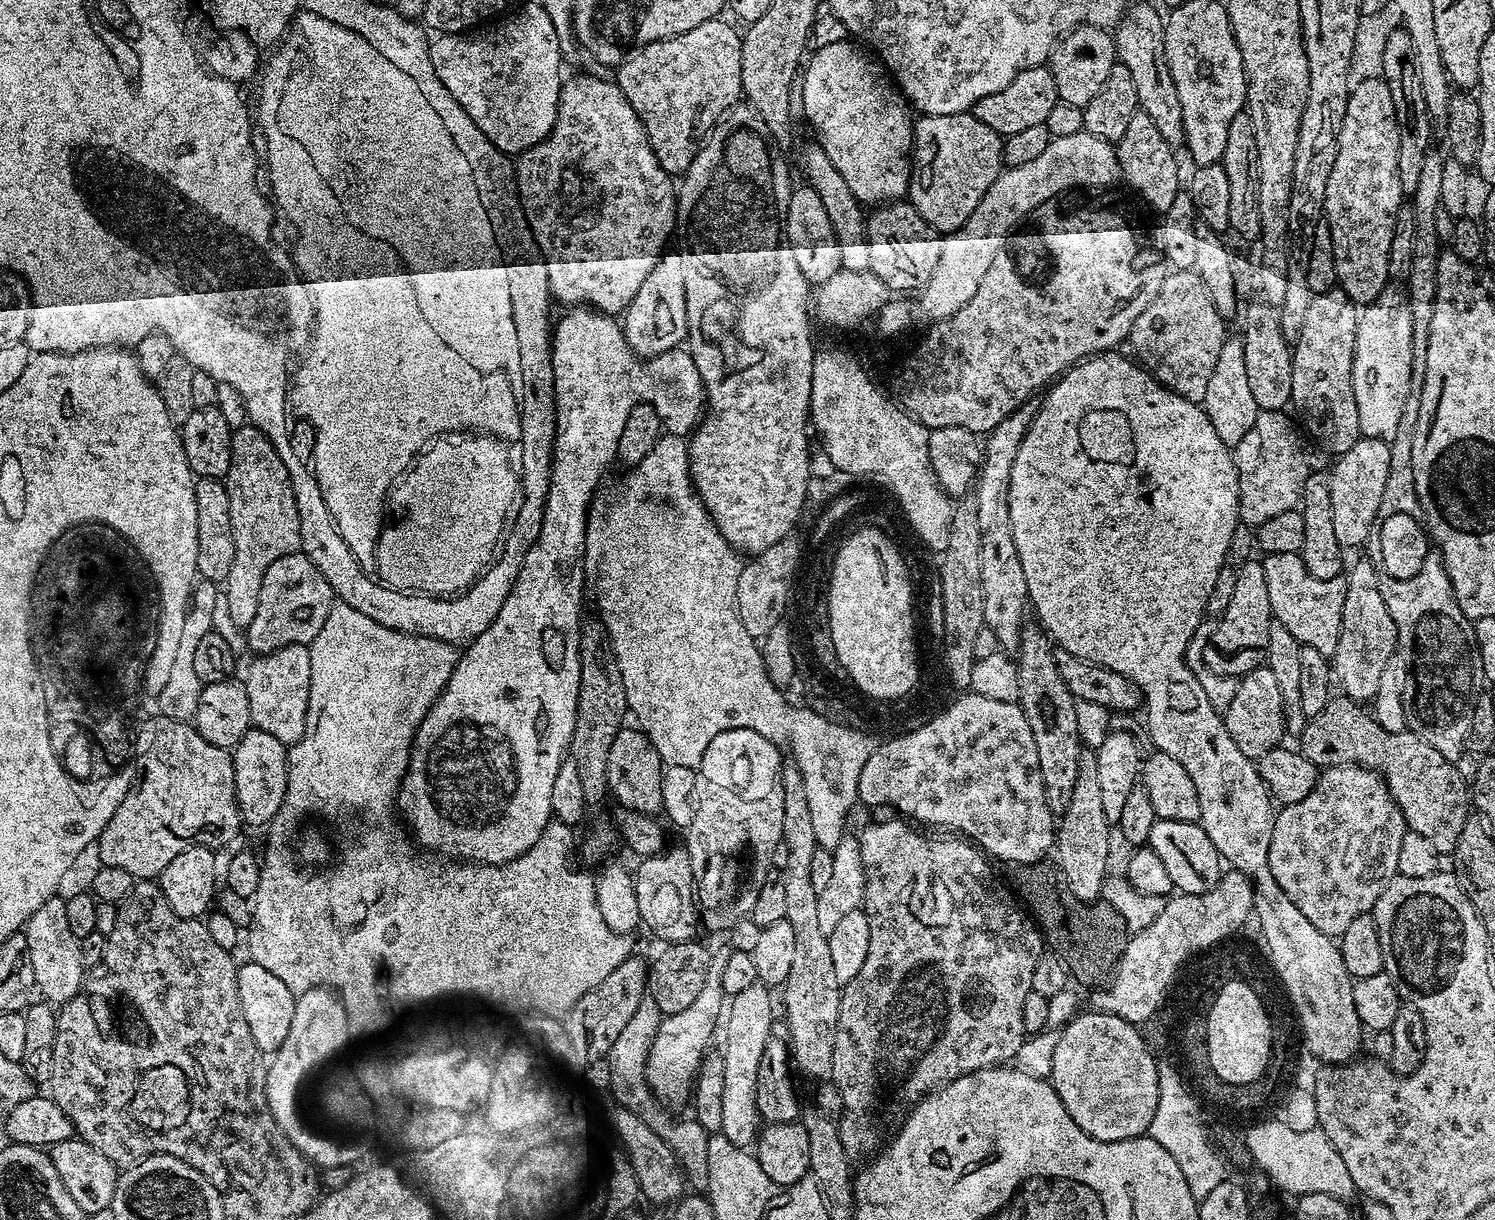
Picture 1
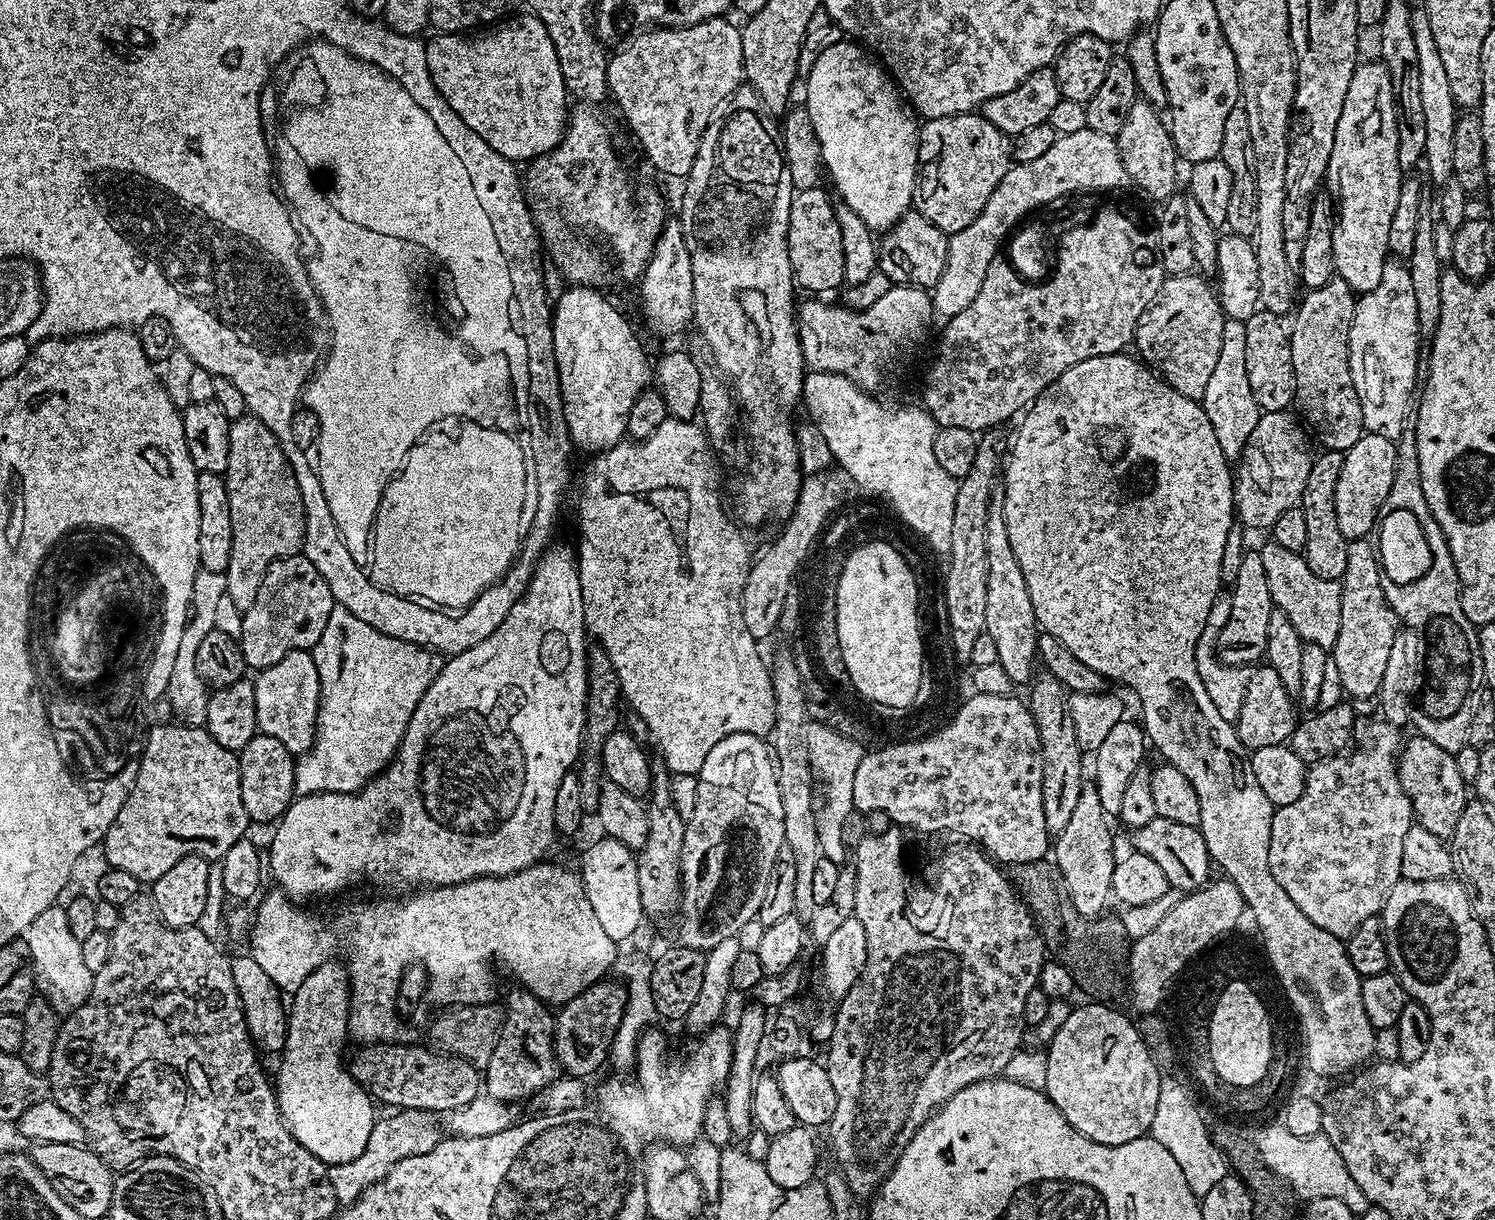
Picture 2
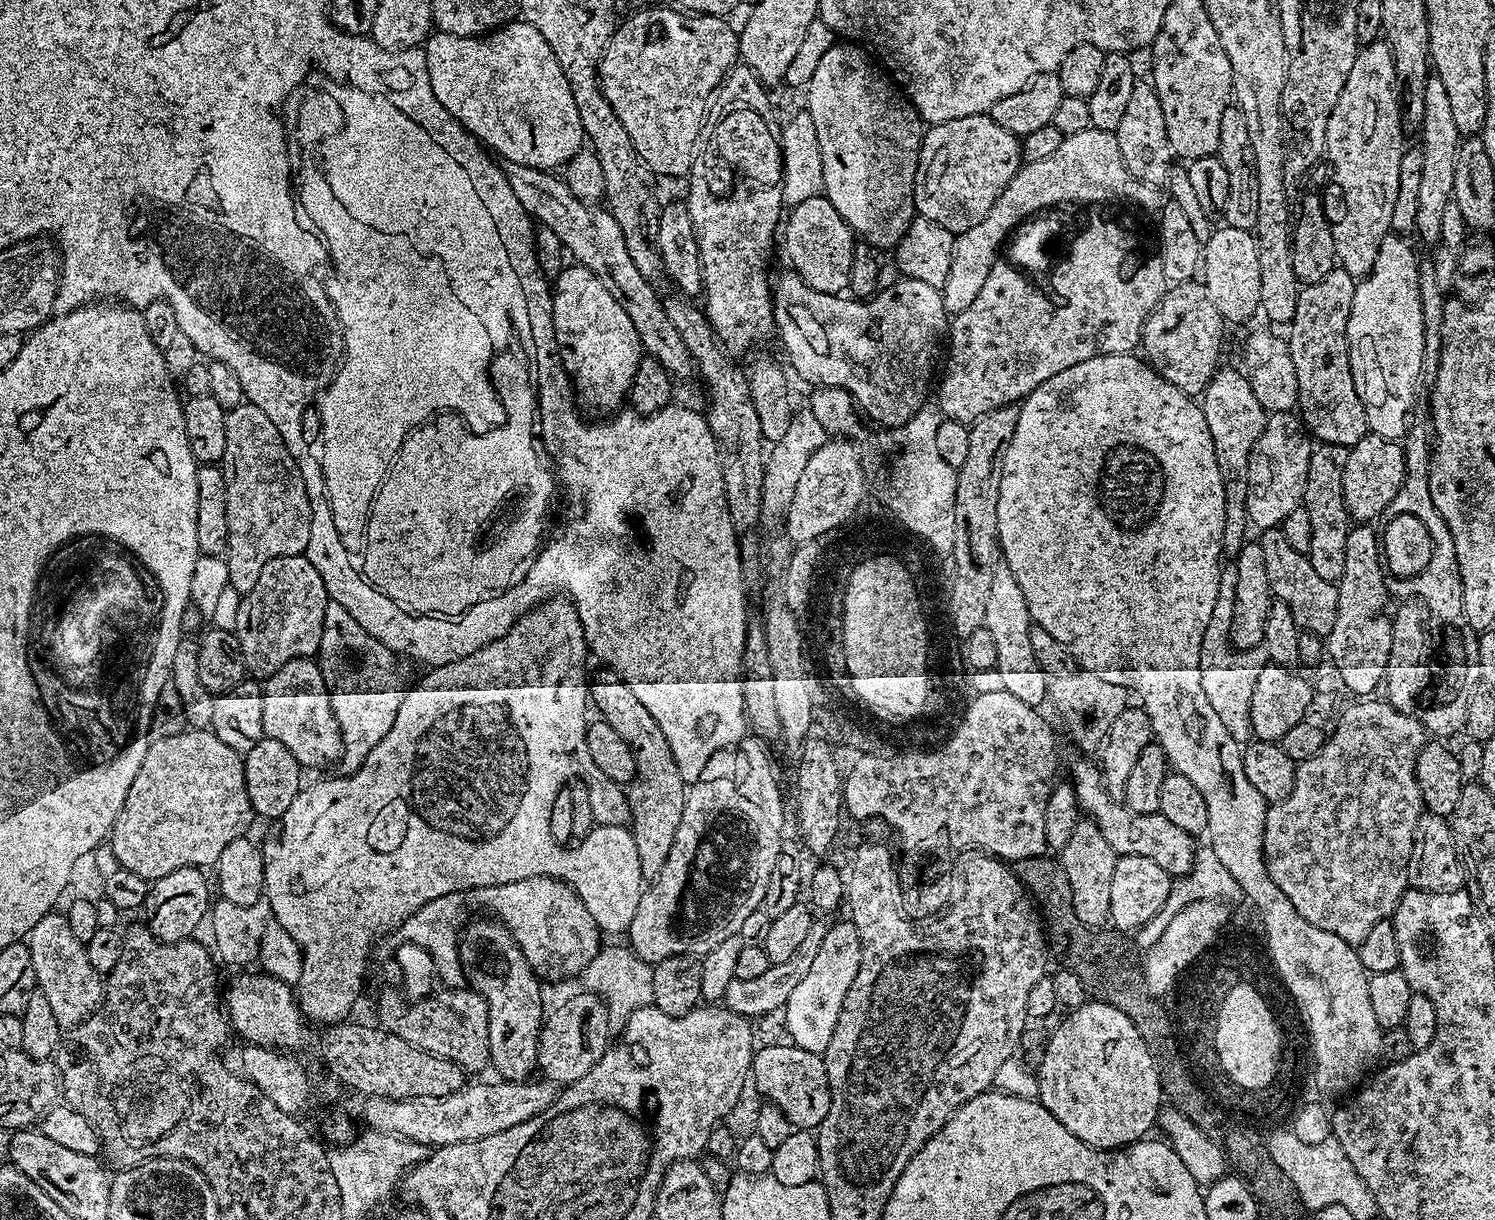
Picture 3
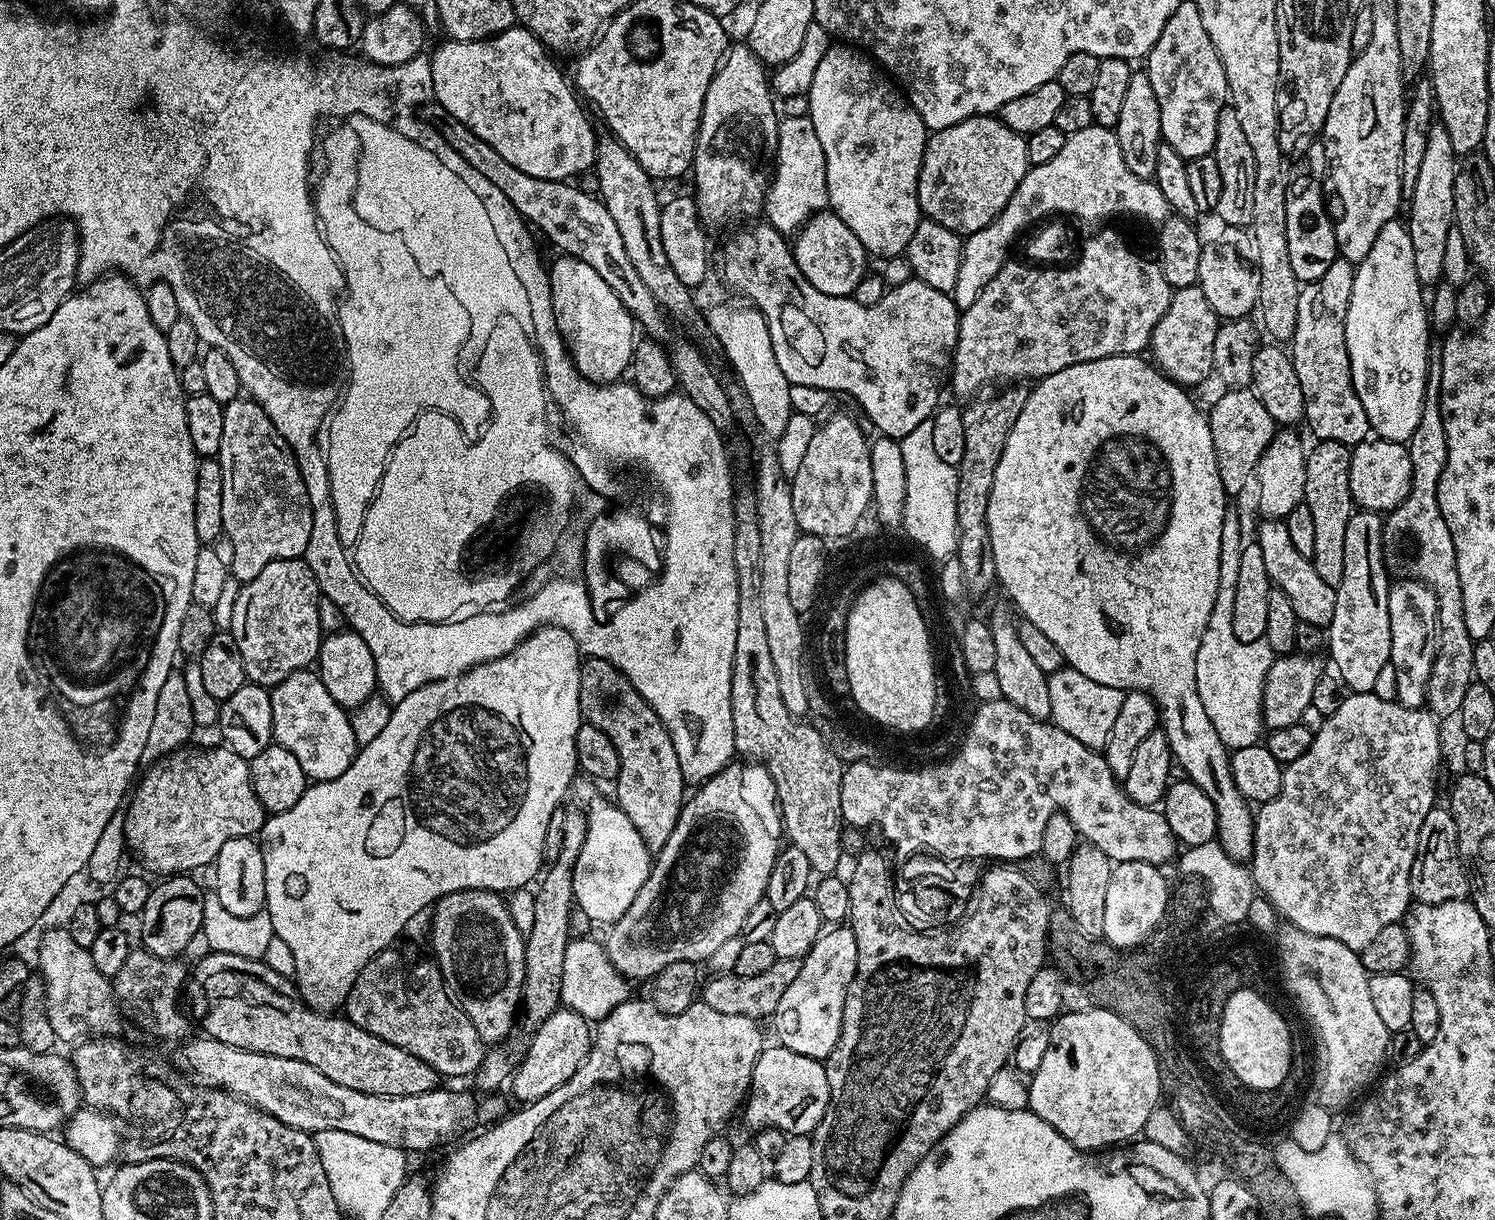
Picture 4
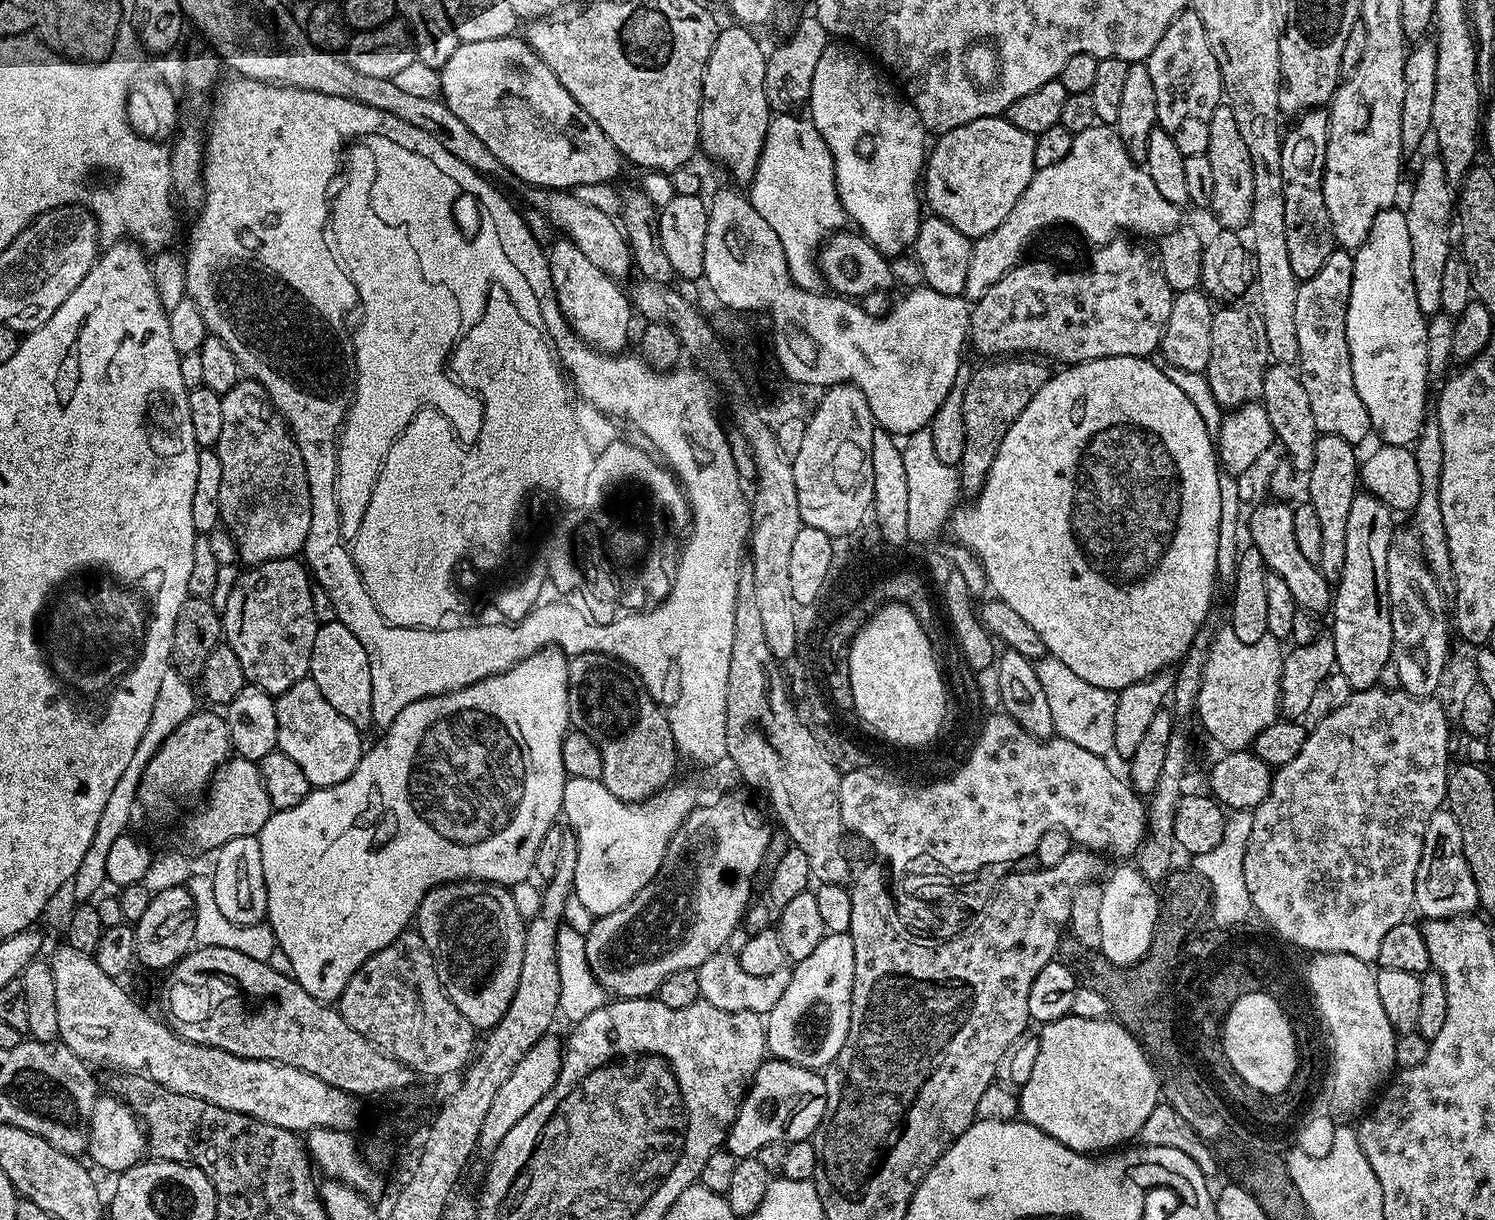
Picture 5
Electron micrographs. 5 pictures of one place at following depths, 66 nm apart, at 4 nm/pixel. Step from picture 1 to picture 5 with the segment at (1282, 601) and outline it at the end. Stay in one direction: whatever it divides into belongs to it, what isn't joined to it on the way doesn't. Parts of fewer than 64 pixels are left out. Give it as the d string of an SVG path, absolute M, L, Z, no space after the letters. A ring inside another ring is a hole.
M1269 499L1269 504L1260 504L1252 513L1246 516L1246 532L1252 535L1251 547L1262 554L1264 566L1270 572L1281 575L1286 582L1286 587L1290 589L1290 594L1294 594L1294 602L1297 608L1305 608L1311 612L1321 614L1329 611L1334 599L1333 585L1328 583L1325 576L1320 573L1317 565L1311 564L1302 554L1302 549L1298 546L1298 541L1294 539L1294 514L1293 505L1283 499Z

